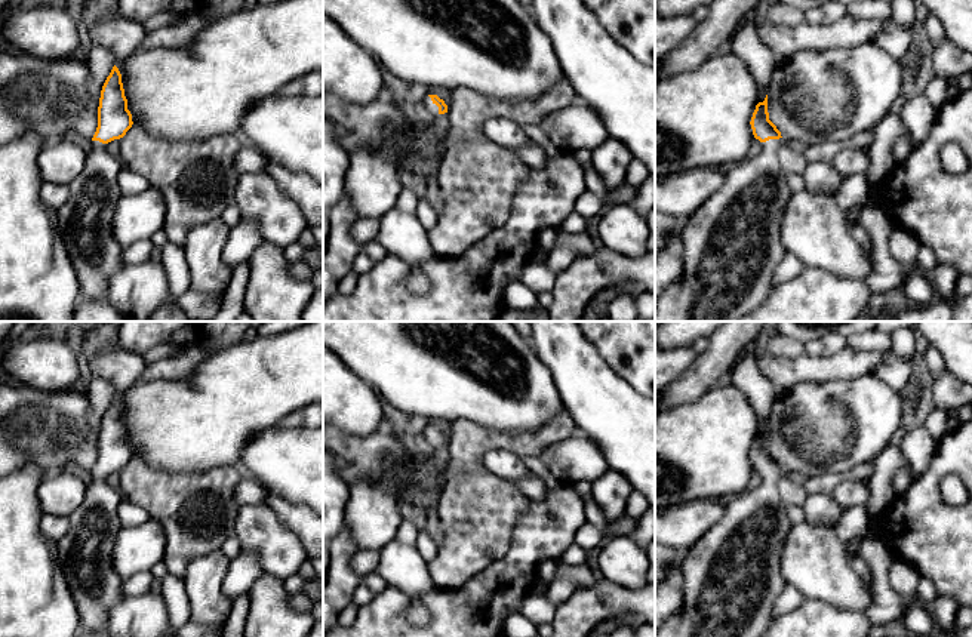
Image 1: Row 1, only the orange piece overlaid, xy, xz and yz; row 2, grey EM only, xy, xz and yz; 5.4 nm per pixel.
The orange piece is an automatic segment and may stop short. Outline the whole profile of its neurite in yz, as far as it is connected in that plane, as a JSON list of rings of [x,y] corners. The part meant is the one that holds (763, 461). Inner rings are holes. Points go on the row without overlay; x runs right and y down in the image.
[[[768,427],[763,434],[756,437],[750,456],[754,470],[762,474],[762,484],[728,498],[722,520],[685,551],[682,563],[683,606],[662,624],[655,637],[760,637],[769,628],[775,600],[787,585],[781,573],[781,553],[793,523],[787,505],[779,496],[778,481],[782,468],[769,452]]]

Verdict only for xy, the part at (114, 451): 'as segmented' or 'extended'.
extended

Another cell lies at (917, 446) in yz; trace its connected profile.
[[[925,425],[904,434],[898,447],[904,455],[904,465],[911,470],[914,480],[925,474],[929,468],[936,446],[938,441],[932,437]]]

